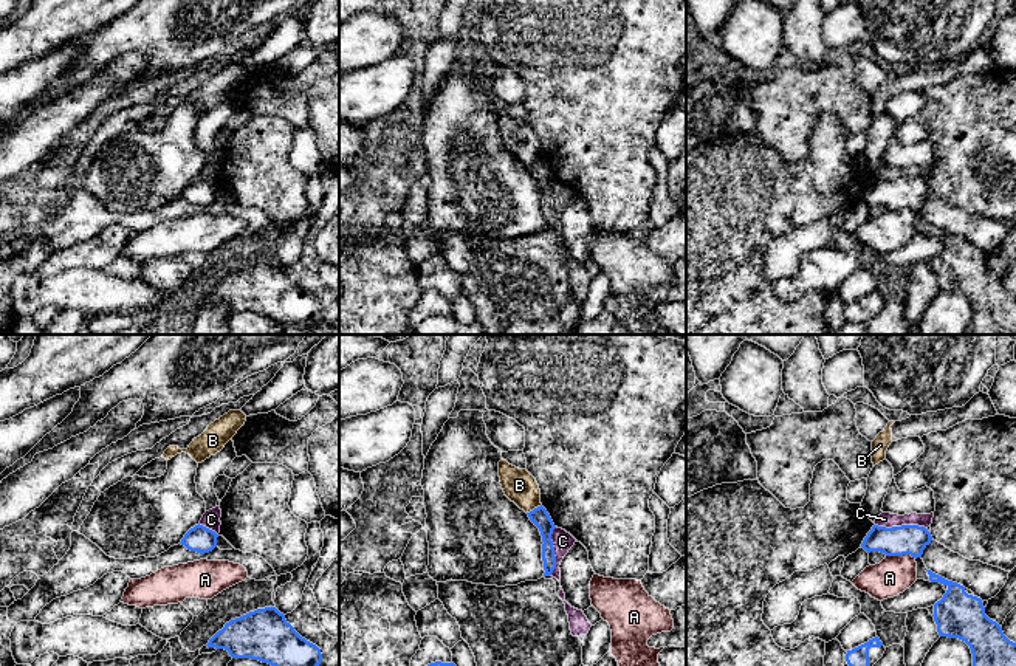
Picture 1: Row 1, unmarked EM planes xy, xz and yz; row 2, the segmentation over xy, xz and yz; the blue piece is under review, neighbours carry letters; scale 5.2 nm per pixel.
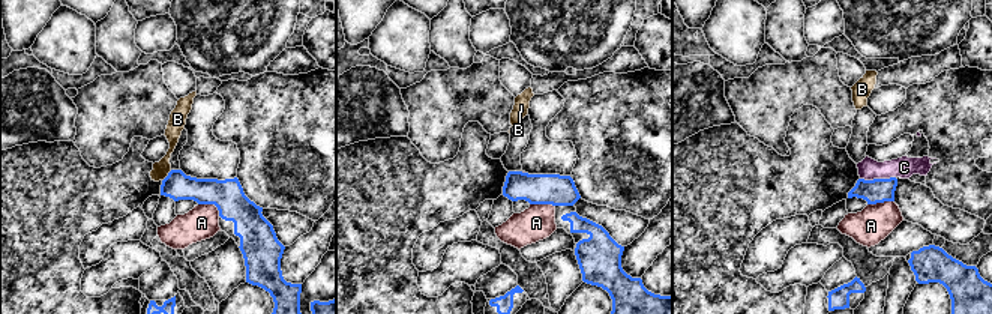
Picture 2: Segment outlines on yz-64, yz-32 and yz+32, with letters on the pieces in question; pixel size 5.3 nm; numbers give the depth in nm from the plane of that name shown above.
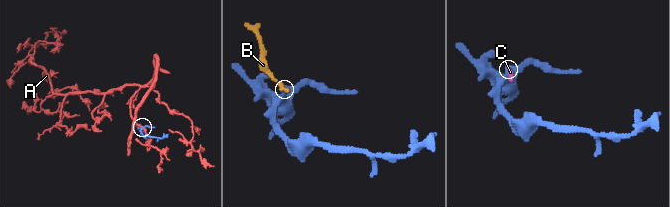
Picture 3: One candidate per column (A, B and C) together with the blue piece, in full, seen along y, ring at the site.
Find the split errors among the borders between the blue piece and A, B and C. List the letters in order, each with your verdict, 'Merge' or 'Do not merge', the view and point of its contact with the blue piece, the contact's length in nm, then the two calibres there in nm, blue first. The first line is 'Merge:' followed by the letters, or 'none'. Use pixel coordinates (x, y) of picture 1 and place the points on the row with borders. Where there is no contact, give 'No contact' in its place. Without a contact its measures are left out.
Merge: none
A: Do not merge. Touches blue at yz (902, 555). Shared border 160 nm. Thickness 160 nm (blue) against 190 nm
B: Do not merge. Touches blue at xz (535, 508). Shared border 90 nm. Thickness 90 nm (blue) against 170 nm
C: Do not merge. Touches blue at yz (902, 525). Shared border 260 nm. Thickness 160 nm (blue) against 80 nm

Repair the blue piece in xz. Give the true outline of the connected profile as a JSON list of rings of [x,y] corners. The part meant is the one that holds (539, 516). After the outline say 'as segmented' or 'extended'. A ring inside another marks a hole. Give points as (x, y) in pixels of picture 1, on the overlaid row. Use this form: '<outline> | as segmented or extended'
[[[541,505],[533,511],[527,513],[530,520],[539,528],[542,536],[542,561],[544,576],[550,576],[556,568],[554,547],[551,541],[553,530],[556,528],[547,510]]] | as segmented

